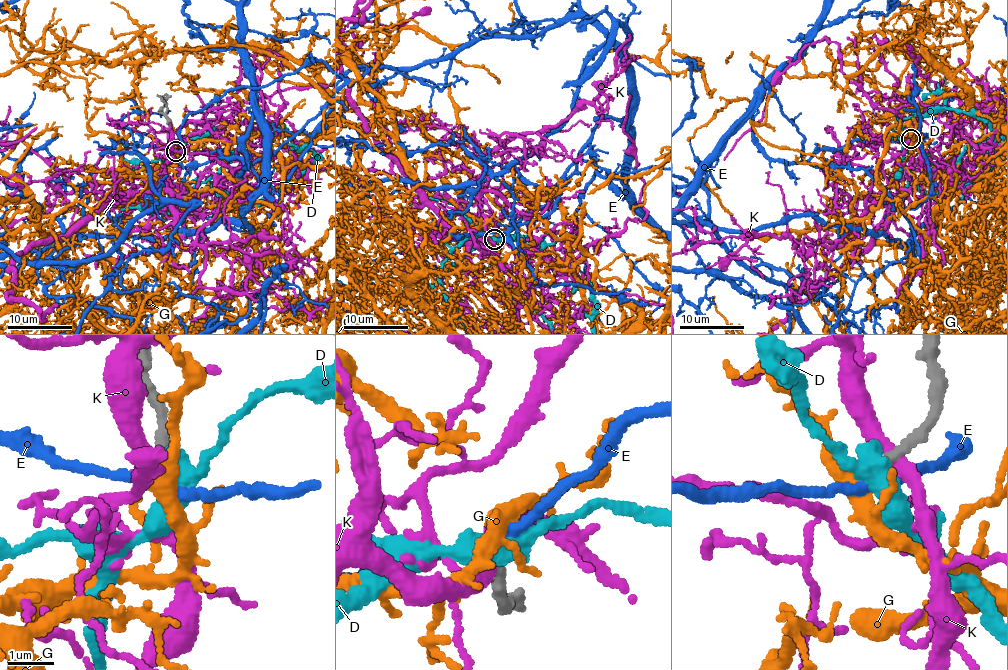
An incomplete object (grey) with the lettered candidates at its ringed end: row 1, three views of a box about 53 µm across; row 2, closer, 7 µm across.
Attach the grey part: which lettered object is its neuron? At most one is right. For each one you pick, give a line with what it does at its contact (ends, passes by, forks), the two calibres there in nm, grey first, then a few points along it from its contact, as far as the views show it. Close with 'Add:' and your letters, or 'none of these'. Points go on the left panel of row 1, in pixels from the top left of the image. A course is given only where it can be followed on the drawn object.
G: it passes by; calibres 220 and 400 nm
Add: G

